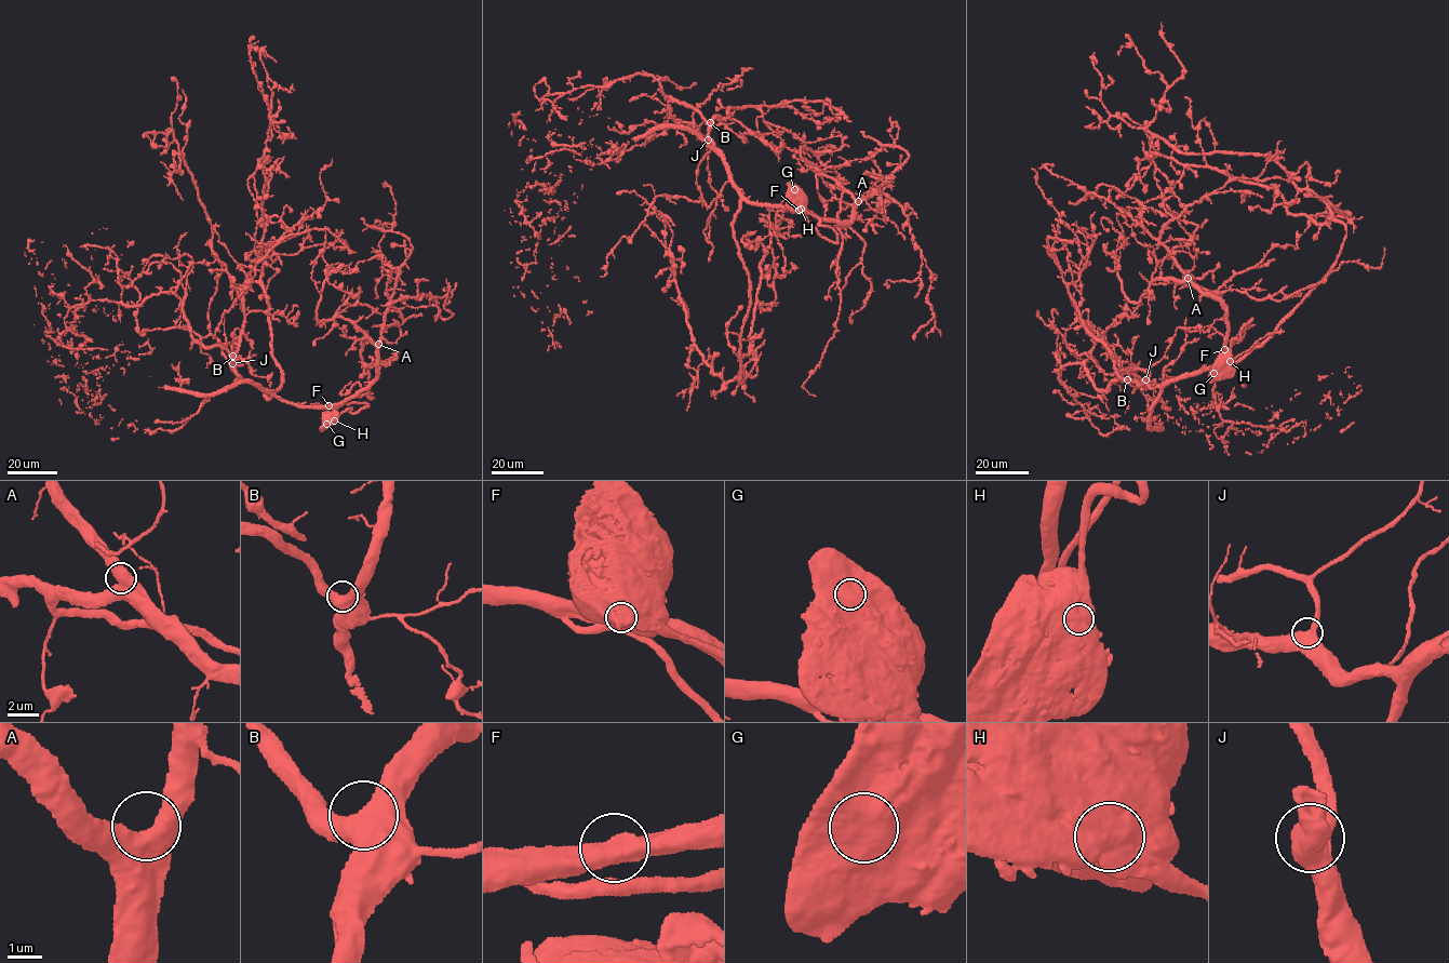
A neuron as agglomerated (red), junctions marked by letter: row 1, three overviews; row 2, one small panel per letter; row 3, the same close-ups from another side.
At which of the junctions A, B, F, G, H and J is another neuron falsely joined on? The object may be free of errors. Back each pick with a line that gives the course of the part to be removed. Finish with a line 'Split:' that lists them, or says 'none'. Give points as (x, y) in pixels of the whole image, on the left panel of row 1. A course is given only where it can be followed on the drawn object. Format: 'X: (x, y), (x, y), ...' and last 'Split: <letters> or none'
Split: none

